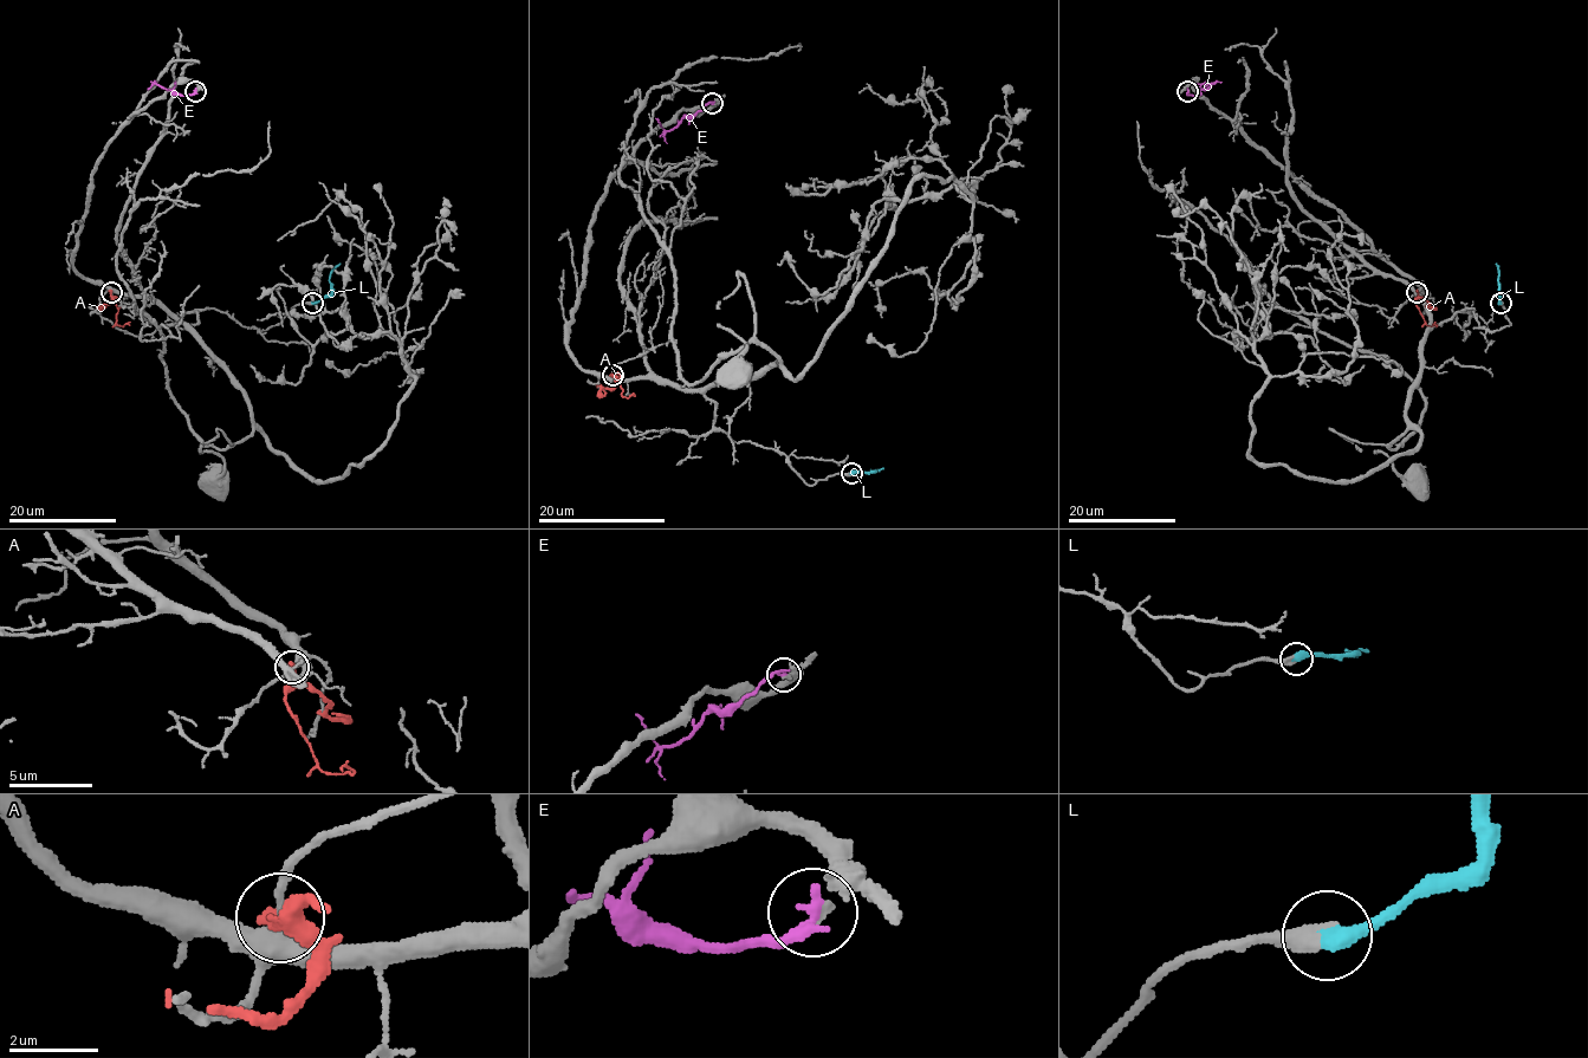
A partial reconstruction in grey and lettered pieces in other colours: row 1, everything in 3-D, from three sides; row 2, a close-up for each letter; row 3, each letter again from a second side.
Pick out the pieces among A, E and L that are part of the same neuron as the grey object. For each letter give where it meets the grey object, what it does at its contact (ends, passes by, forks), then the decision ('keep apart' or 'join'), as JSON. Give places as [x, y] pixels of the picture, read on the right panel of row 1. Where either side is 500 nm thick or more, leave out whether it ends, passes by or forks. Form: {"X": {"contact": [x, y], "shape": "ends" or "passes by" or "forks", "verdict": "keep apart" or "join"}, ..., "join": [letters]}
{"A": {"contact": [1417, 292], "shape": "ends", "verdict": "keep apart"}, "E": {"contact": [1187, 91], "shape": "ends", "verdict": "keep apart"}, "L": {"contact": [1501, 303], "shape": "ends", "verdict": "join"}, "join": ["L"]}

